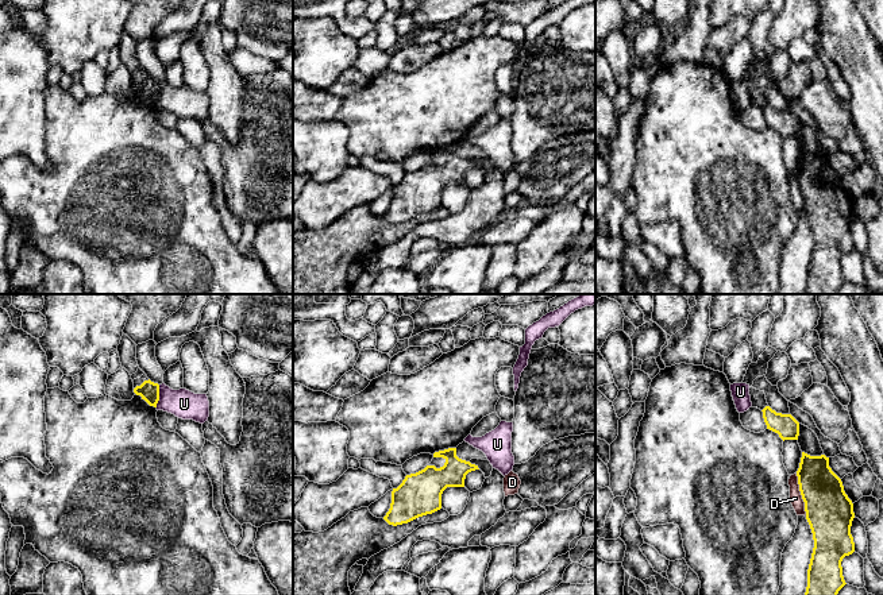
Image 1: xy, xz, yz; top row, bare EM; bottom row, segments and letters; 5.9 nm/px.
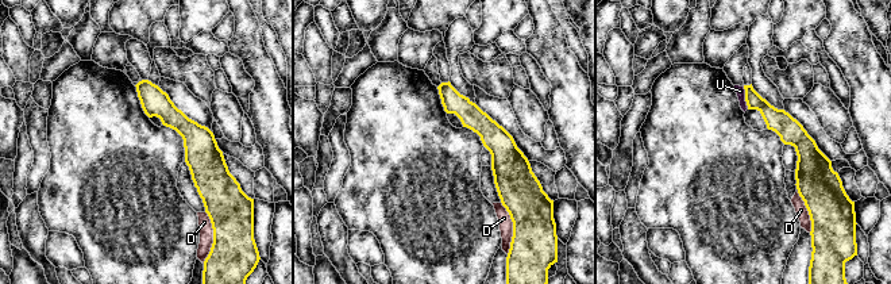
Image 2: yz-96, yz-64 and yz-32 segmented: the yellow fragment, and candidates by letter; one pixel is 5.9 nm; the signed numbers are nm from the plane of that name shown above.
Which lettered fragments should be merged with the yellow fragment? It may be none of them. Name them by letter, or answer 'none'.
none

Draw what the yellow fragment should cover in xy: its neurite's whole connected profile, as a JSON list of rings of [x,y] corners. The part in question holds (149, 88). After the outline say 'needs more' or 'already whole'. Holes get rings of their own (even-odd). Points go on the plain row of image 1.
[[[144,78],[140,84],[134,86],[136,93],[140,93],[150,104],[157,105],[159,98],[159,82],[149,78]]] | already whole

